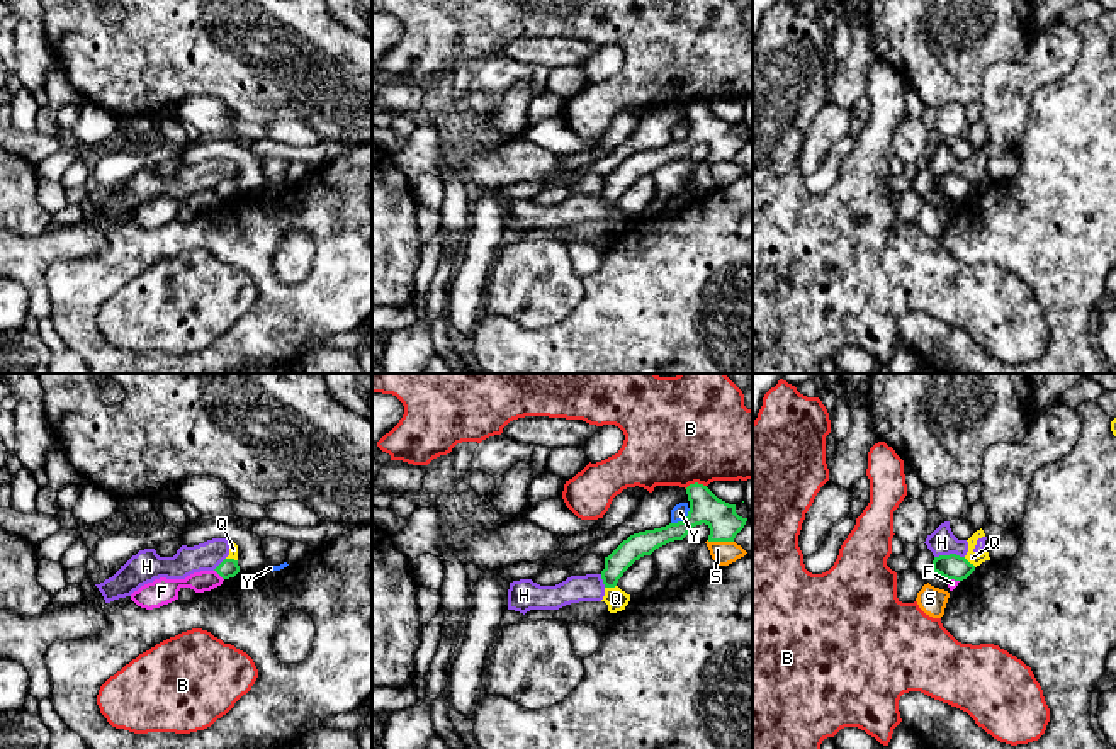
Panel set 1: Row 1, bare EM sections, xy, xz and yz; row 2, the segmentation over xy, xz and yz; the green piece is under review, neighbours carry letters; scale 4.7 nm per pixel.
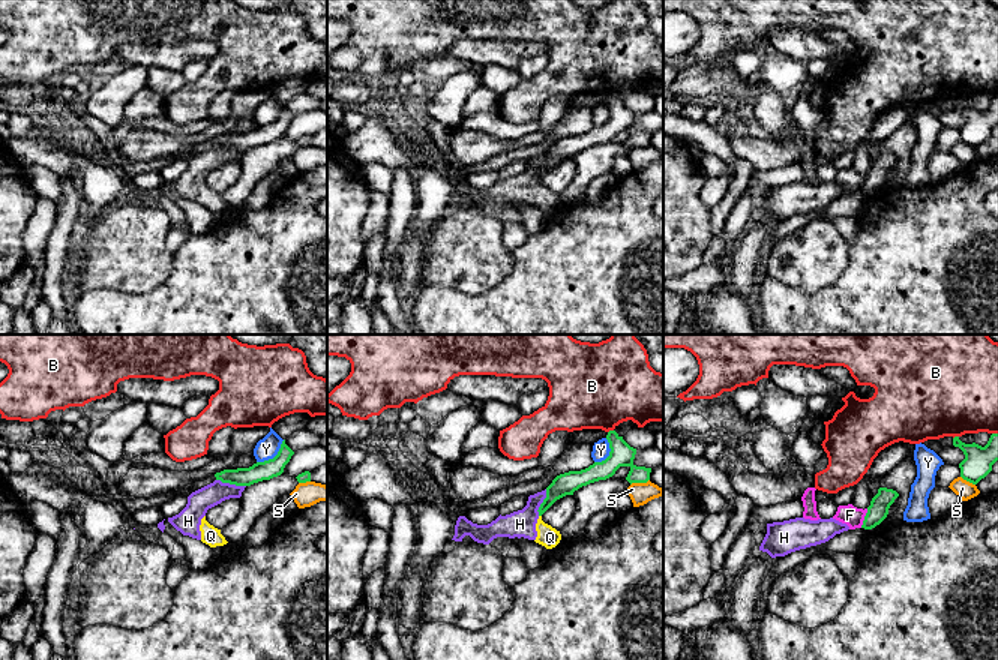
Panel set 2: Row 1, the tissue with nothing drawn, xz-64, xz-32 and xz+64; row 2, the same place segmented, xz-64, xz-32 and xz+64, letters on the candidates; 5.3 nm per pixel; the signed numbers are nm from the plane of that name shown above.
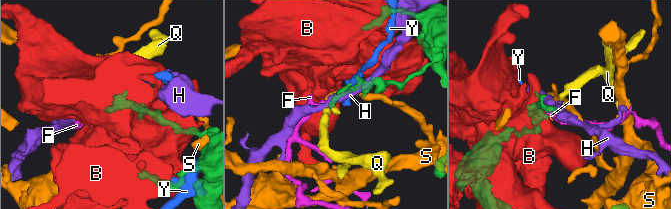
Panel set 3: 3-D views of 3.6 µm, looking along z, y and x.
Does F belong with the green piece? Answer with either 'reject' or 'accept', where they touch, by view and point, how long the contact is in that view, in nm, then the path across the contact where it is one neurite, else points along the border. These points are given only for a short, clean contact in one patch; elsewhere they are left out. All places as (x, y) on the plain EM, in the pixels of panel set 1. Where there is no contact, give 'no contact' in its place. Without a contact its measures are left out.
reject; meets green in xy at (218, 192); contact 70 nm long; border along xy (214, 189), (223, 199)

